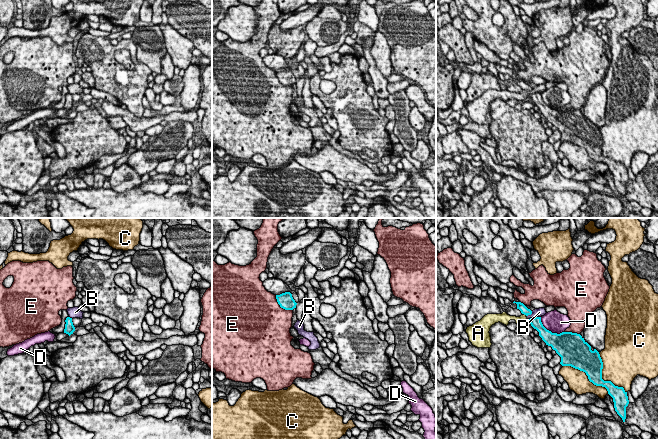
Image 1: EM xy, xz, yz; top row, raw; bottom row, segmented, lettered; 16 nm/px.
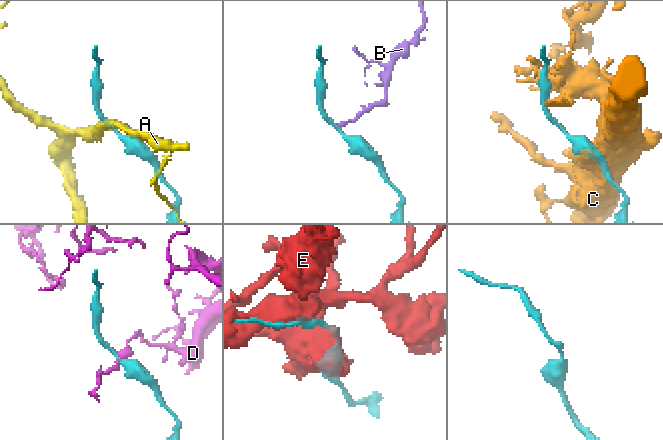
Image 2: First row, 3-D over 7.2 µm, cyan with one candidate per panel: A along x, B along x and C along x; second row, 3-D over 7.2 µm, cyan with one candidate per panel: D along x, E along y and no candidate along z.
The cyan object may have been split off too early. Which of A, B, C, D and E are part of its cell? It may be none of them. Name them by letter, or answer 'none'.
none

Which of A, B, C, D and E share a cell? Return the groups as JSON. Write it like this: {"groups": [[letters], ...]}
{"groups": [["A", "B"], ["C"], ["D"], ["E"]]}

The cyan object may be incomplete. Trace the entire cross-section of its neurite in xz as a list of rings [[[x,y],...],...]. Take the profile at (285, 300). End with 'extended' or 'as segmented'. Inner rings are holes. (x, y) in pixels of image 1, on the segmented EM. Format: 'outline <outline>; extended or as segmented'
outline [[[285,292],[280,295],[276,295],[276,299],[281,308],[285,310],[293,310],[296,308],[297,303],[292,297],[290,292]]]; as segmented

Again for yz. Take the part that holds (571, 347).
outline [[[541,317],[530,318],[528,321],[539,332],[546,345],[551,346],[561,357],[562,366],[571,366],[585,372],[590,382],[607,389],[608,394],[613,398],[615,411],[625,422],[626,407],[629,404],[627,392],[623,387],[615,386],[611,381],[602,379],[603,362],[599,352],[596,349],[592,351],[591,346],[580,334],[552,333],[543,326]]]; as segmented

